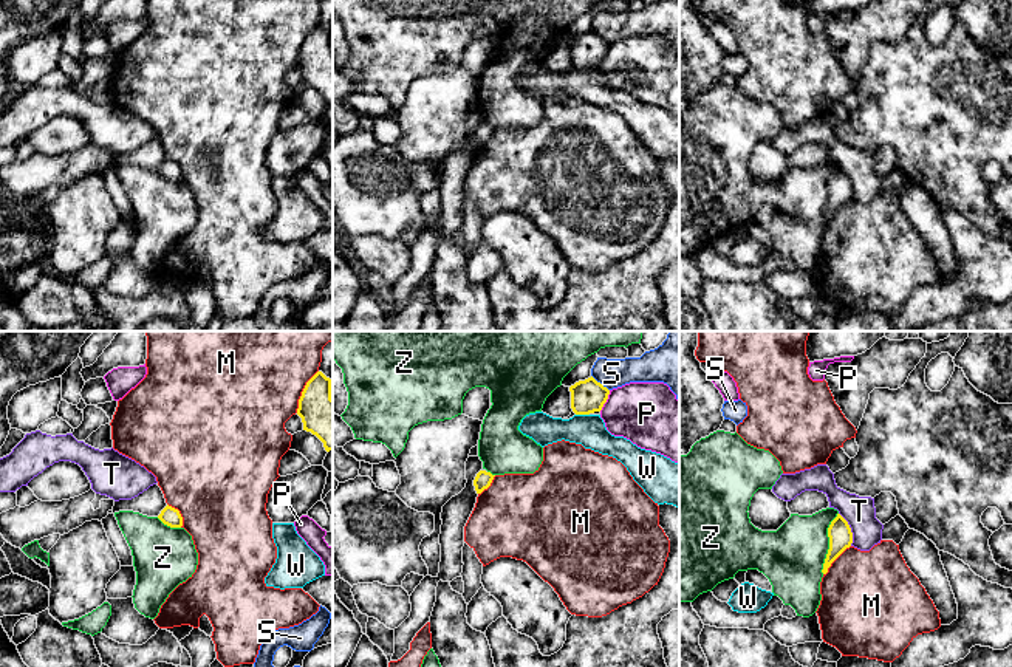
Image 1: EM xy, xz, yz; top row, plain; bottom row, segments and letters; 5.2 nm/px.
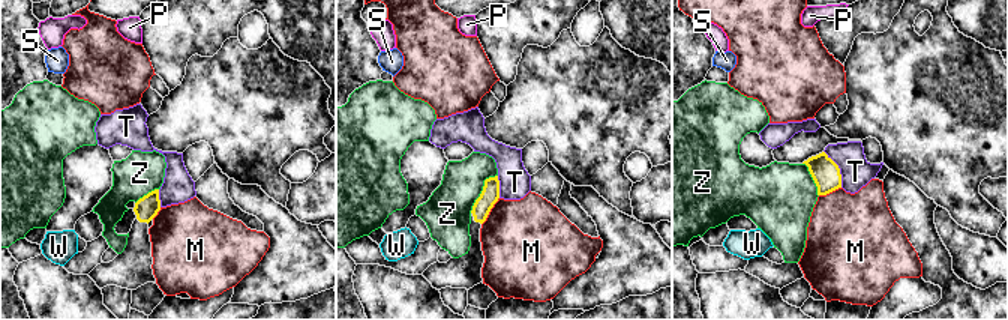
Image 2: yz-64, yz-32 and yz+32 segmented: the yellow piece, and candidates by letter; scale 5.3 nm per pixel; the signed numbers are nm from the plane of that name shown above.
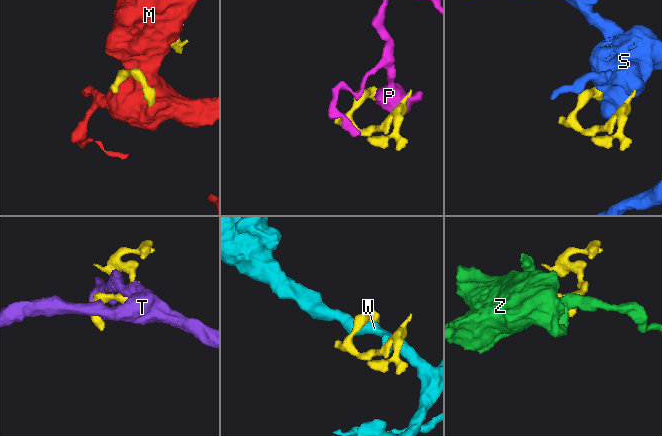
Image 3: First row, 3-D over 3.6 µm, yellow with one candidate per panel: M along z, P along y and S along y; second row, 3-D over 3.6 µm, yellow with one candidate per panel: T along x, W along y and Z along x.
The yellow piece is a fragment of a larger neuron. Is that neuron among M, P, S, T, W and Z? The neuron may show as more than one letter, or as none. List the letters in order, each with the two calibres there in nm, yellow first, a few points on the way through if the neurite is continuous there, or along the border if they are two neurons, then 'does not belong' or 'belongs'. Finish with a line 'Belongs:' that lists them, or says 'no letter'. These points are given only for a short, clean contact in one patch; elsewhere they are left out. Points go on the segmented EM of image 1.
M: 220 nm thick on the yellow side, 500 nm on the other; does not belong
P: 180 nm thick on the yellow side, 340 nm on the other; border along xz (610, 390), (599, 410); does not belong
S: 180 nm thick on the yellow side, 160 nm on the other; border along xz (591, 375), (608, 390); does not belong
T: 130 nm thick on the yellow side, 160 nm on the other; does not belong
W: 180 nm thick on the yellow side, 170 nm on the other; border along xz (576, 413), (588, 415); does not belong
Z: 130 nm thick on the yellow side, 320 nm on the other; does not belong
Belongs: no letter

